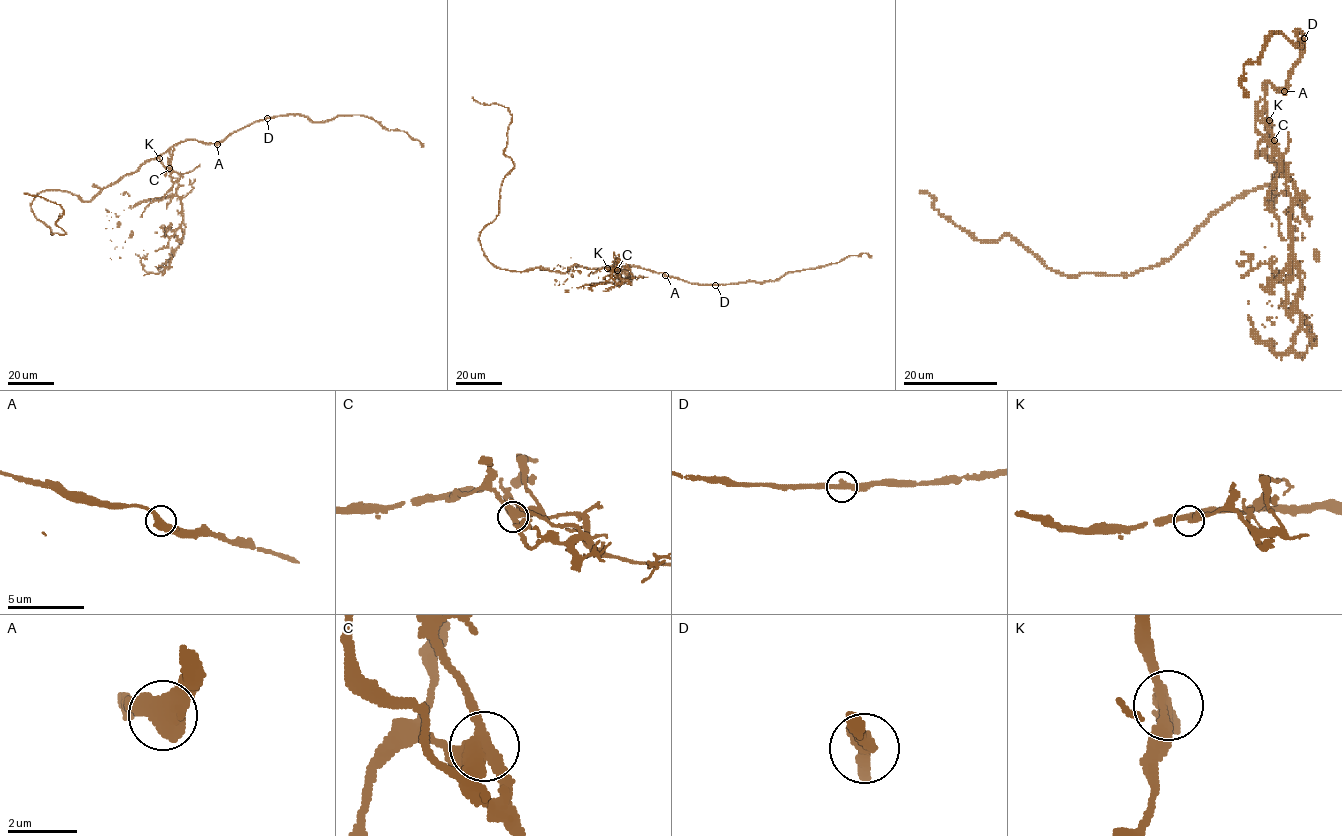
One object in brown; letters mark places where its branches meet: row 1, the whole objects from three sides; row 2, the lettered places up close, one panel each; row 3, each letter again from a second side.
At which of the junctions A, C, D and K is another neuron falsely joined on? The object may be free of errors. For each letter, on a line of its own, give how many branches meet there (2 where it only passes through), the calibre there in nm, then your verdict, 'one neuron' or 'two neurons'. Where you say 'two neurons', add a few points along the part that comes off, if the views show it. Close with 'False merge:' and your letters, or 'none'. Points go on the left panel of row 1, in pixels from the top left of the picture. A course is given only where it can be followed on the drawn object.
A: 2 branches meet; 500 nm thick; one neuron
C: 4 branches meet; 480 nm thick; two neurons; foreign part runs (169, 168), (178, 184), (183, 241), (165, 268), (146, 272), (143, 254), (119, 257), (117, 247)
D: 2 branches meet; 340 nm thick; one neuron
K: 3 branches meet; 280 nm thick; one neuron
False merge: C

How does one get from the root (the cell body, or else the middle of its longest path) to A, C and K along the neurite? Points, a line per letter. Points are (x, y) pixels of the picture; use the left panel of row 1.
A: (124, 175), (133, 173), (144, 163), (185, 141), (217, 144)
C: (124, 175), (133, 173), (153, 158), (159, 158), (169, 168)
K: (124, 175), (132, 174), (144, 163), (159, 158)

